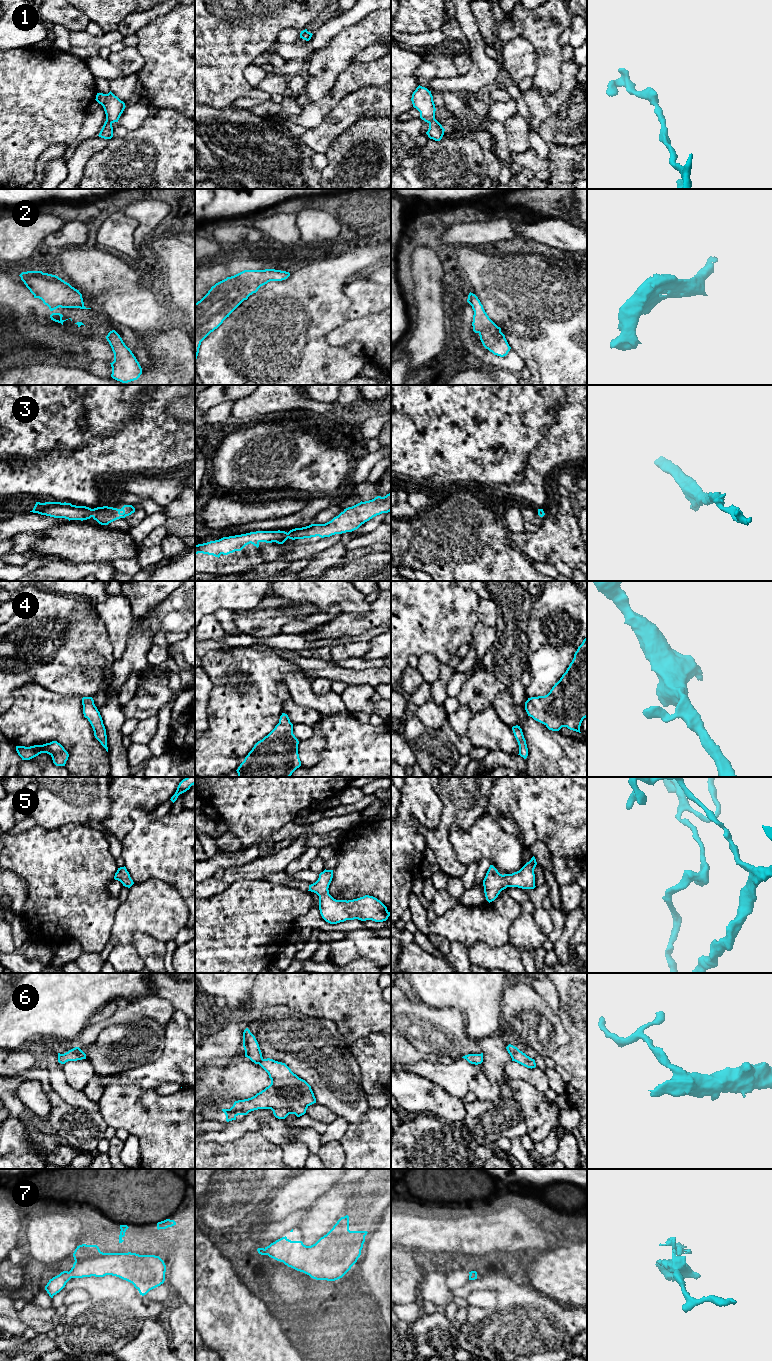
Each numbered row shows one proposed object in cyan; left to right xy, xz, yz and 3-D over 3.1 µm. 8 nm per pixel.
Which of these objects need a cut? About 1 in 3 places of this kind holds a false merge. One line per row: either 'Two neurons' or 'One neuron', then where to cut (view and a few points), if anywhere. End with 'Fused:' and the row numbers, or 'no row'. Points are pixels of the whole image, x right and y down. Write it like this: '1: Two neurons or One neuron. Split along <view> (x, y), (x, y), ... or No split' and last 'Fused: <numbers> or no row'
1: One neuron. No split
2: One neuron. No split
3: One neuron. No split
4: One neuron. No split
5: One neuron. No split
6: One neuron. No split
7: One neuron. No split
Fused: no row

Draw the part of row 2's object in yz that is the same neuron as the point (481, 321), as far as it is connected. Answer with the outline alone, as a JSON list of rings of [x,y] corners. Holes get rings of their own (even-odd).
[[[470,292],[467,302],[472,306],[474,311],[472,322],[473,331],[479,334],[483,346],[494,355],[500,357],[506,356],[511,347],[505,335],[501,332],[501,328],[489,318],[475,294]]]

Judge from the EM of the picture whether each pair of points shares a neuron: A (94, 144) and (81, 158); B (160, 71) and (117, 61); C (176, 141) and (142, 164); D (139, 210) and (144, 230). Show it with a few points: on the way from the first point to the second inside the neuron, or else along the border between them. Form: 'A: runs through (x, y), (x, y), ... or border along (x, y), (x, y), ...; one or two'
A: runs through (91, 147), (83, 155); one
B: border along (135, 47), (143, 60), (143, 65), (138, 72); two
C: runs through (168, 149), (153, 164), (150, 164); one
D: runs through (144, 215), (144, 225); one

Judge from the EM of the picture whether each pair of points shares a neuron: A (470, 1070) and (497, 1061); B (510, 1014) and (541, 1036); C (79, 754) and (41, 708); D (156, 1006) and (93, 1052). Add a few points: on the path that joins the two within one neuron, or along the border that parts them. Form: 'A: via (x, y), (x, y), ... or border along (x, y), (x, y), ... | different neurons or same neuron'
A: border along (481, 1064), (481, 1070), (471, 1082), (470, 1087) | different neurons
B: via (518, 1020), (524, 1022), (533, 1031) | same neuron
C: via (76, 743), (52, 719) | same neuron
D: border along (158, 1022), (143, 1018), (131, 1024), (112, 1025) | different neurons

